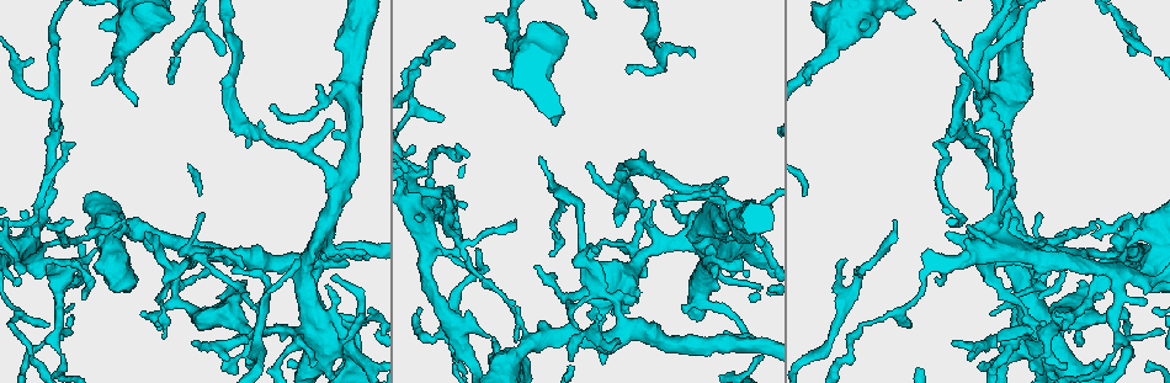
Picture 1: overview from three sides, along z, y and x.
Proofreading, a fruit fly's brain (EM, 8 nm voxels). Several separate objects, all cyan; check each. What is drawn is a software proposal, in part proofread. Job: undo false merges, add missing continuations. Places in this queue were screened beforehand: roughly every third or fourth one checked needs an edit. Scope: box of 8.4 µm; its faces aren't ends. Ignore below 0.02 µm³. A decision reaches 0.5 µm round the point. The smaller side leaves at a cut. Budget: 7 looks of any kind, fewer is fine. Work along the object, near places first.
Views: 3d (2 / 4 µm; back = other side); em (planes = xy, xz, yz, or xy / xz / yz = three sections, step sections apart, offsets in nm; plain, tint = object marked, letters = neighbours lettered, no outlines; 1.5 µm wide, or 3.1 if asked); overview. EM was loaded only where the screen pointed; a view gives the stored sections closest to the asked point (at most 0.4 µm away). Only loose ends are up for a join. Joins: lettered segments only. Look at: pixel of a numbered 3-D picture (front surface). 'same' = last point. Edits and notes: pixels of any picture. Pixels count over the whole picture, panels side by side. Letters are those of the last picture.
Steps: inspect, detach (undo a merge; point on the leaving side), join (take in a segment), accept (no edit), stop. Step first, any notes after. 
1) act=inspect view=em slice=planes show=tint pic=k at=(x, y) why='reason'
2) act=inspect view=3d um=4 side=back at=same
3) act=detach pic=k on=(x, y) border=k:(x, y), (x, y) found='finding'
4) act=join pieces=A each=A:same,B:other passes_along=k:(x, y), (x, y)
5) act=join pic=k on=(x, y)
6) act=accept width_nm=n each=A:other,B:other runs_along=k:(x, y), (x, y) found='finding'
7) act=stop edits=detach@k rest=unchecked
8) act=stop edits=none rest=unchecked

act=inspect view=em slice=xy step=8 show=letters pic=1 at=(742, 271) why='branch stops here'

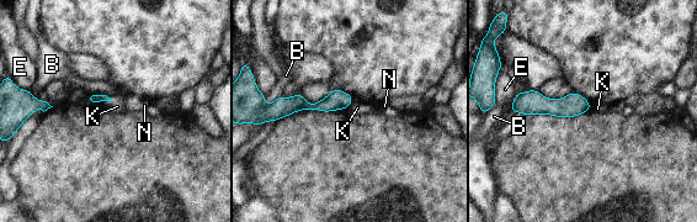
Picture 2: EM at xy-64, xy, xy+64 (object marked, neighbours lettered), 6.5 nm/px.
act=inspect view=em slice=planes show=letters at=same why='cut it another way'

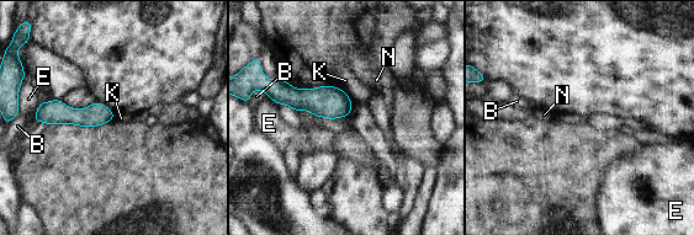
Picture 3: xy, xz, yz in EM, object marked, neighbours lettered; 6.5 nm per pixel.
act=accept longest_contact=K:120nm each=B:other,E:other,K:other,N:other runs_along=3:(38, 113), (110, 117) found='no lettered segment goes on from it'

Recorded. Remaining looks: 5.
act=inspect view=em slice=yz step=8 show=letters pic=1 at=(642, 276) why='branch stops here'

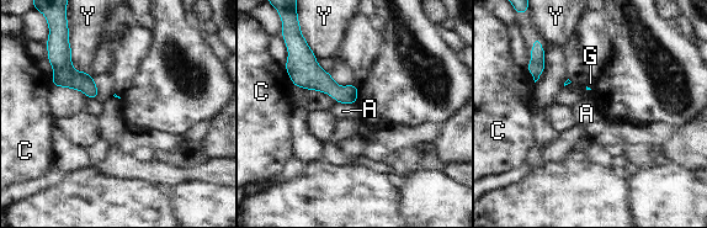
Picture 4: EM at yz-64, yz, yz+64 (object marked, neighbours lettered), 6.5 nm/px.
act=inspect view=em slice=planes show=letters at=same

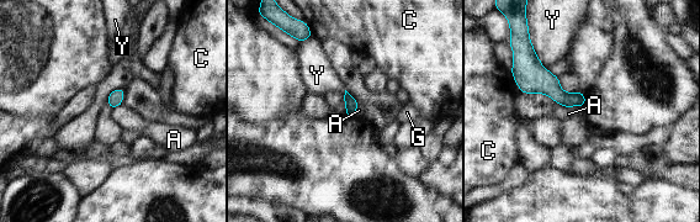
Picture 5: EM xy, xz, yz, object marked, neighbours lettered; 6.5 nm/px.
act=accept each=A:other,C:other,G:other,Y:other border=5:(121, 105), (112, 109) found='no lettered segment goes on from it'

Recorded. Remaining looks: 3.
act=inspect view=3d um=4 pic=1 at=(36, 278) why='free end'

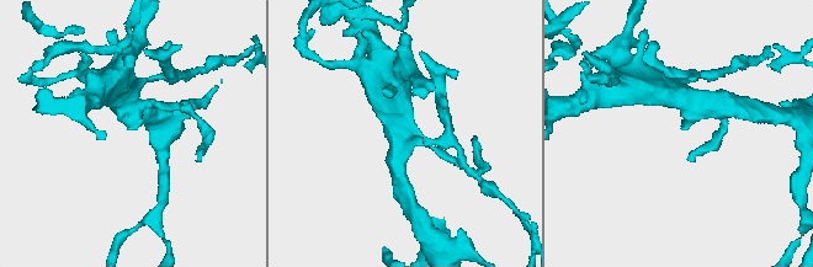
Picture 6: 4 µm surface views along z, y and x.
act=inspect view=em slice=planes show=letters pic=6 at=(684, 129)

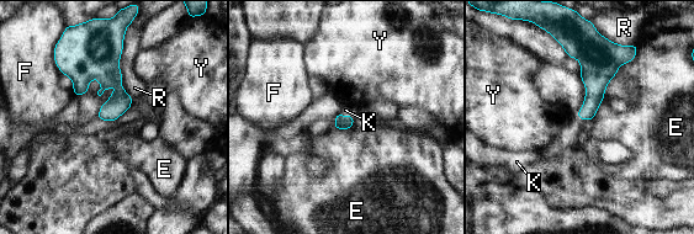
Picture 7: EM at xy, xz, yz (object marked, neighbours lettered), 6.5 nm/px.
act=join pieces=K longest_contact=R:420nm each=E:other,F:other,K:same,R:other,Y:other passes_along=7:(343, 122), (345, 116), (345, 110) found='it goes on there'

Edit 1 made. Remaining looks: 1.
act=stop edits=join@7 rest=unchecked

